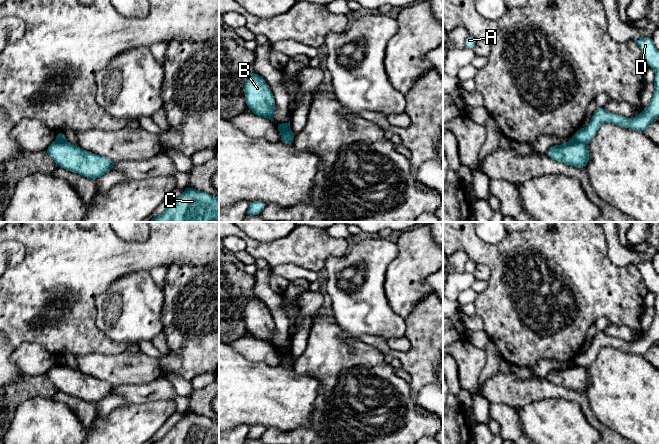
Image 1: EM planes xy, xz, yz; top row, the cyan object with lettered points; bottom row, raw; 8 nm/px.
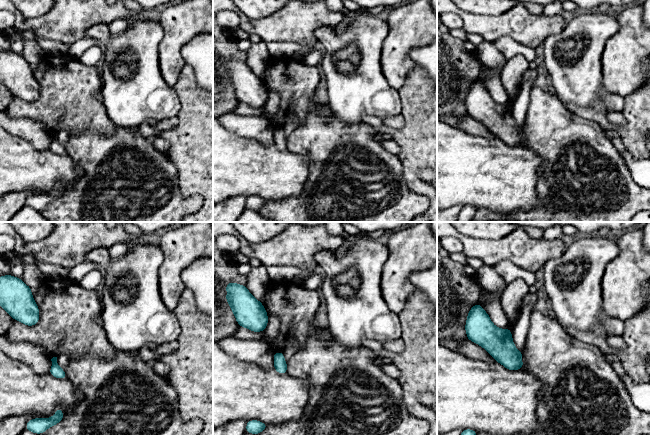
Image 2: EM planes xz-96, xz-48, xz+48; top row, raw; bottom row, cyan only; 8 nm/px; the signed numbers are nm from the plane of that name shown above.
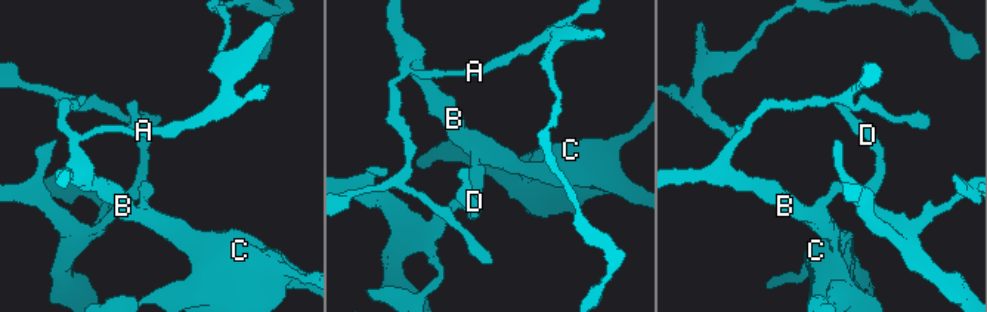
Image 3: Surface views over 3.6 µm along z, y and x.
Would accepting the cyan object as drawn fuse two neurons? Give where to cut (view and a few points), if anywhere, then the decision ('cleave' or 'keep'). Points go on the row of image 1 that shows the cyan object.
xz (281, 133), (287, 132), (292, 141) | cleave

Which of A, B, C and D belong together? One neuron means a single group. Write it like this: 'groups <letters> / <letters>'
groups A B C / D

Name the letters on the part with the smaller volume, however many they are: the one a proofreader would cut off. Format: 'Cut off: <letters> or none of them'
Cut off: A, B, C

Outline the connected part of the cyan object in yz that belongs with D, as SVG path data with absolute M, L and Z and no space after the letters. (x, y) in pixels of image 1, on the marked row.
M651 37L634 41L641 49L648 66L656 72L653 83L655 93L651 102L639 115L633 118L626 118L622 115L606 111L603 107L598 107L591 118L590 124L585 128L579 128L572 136L572 140L587 144L596 135L600 126L606 122L644 132L659 117L659 51L655 47Z

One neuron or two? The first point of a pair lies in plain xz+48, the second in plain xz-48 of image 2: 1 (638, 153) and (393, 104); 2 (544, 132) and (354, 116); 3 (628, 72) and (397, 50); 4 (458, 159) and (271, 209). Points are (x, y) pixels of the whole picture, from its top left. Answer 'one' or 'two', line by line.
1: two
2: two
3: one
4: two

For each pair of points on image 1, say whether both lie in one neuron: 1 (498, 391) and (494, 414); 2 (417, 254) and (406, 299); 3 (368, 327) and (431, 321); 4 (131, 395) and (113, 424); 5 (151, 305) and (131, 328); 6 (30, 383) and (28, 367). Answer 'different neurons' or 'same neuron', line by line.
1: different neurons
2: same neuron
3: different neurons
4: different neurons
5: same neuron
6: different neurons

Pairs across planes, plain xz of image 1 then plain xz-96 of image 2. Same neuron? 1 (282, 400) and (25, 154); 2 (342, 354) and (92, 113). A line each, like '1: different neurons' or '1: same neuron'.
1: same neuron
2: different neurons

